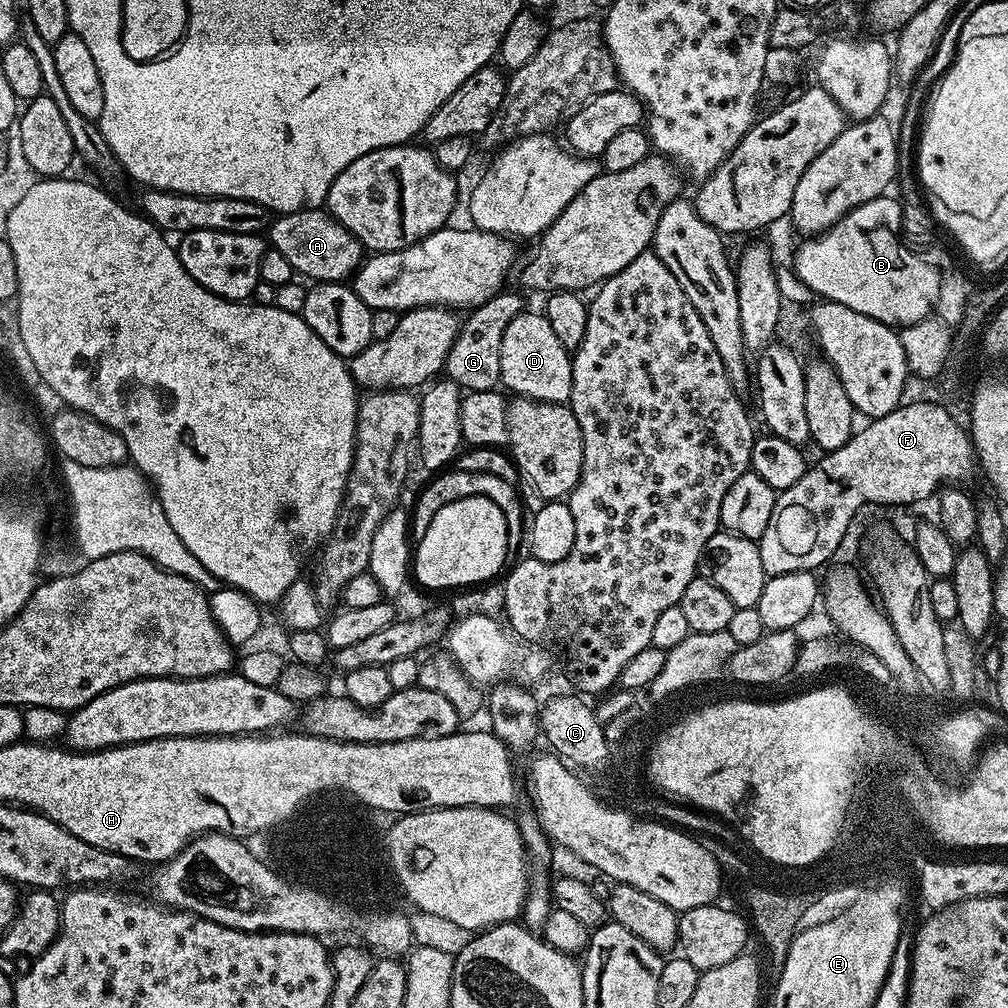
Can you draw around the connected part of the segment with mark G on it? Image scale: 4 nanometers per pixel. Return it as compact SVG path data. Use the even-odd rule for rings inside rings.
M501 290L486 302L475 305L463 317L460 333L454 338L454 346L450 346L450 354L444 363L447 379L455 381L462 390L491 392L500 384L502 334L506 334L506 326L510 326L510 322L514 322L518 313L526 308L518 293L508 291Z

